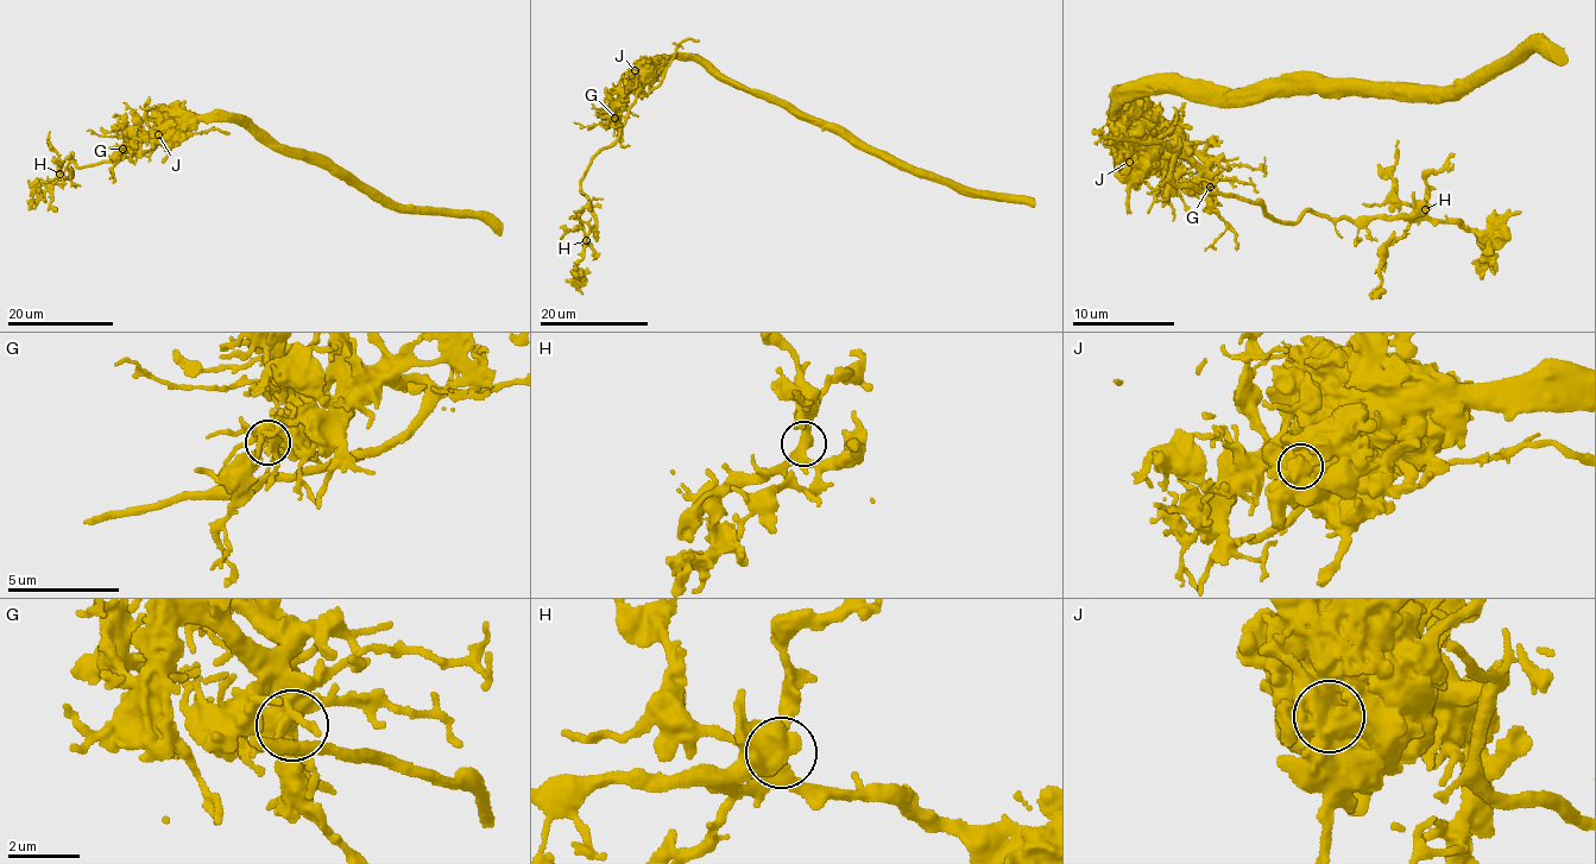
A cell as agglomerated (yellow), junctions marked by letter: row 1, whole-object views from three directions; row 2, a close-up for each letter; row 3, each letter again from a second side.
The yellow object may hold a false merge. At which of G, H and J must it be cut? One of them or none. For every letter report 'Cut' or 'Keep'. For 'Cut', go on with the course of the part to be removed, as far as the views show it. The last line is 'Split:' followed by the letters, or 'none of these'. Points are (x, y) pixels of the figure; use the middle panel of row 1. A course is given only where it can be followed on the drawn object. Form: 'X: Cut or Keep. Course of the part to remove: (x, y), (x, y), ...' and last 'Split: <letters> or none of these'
G: Keep
H: Keep
J: Cut. Course of the part to remove: (635, 70), (619, 115), (625, 118), (619, 137), (581, 178), (595, 228), (586, 237), (580, 273), (574, 267)
Split: J

